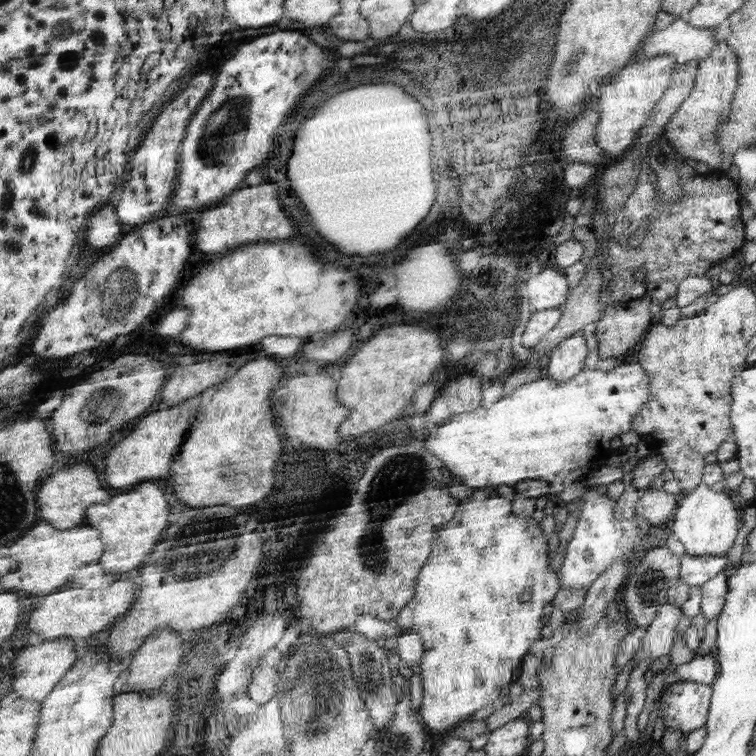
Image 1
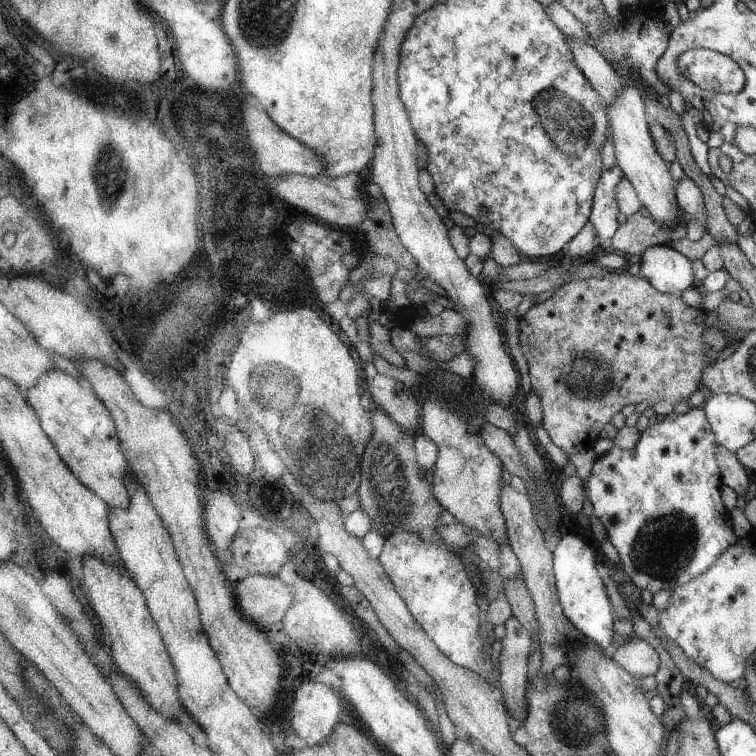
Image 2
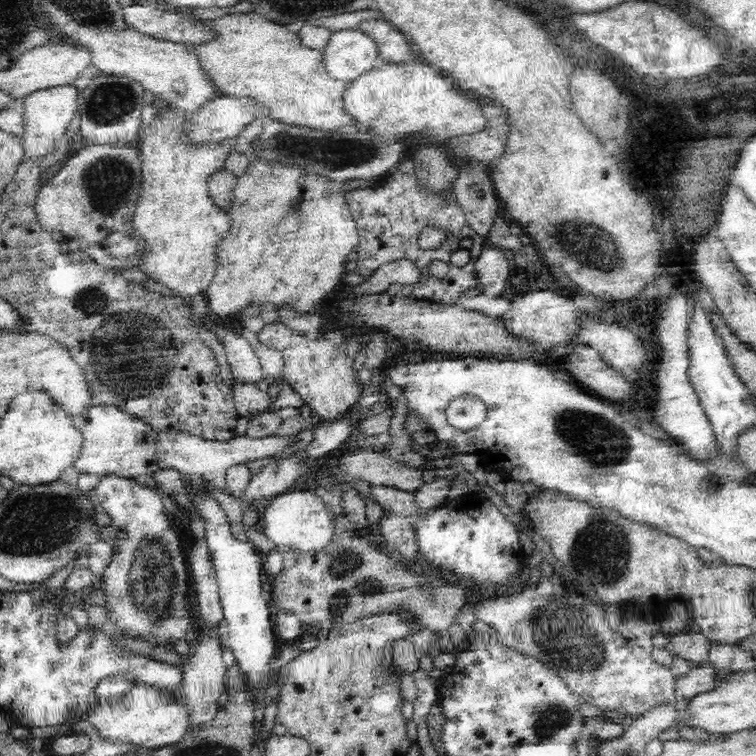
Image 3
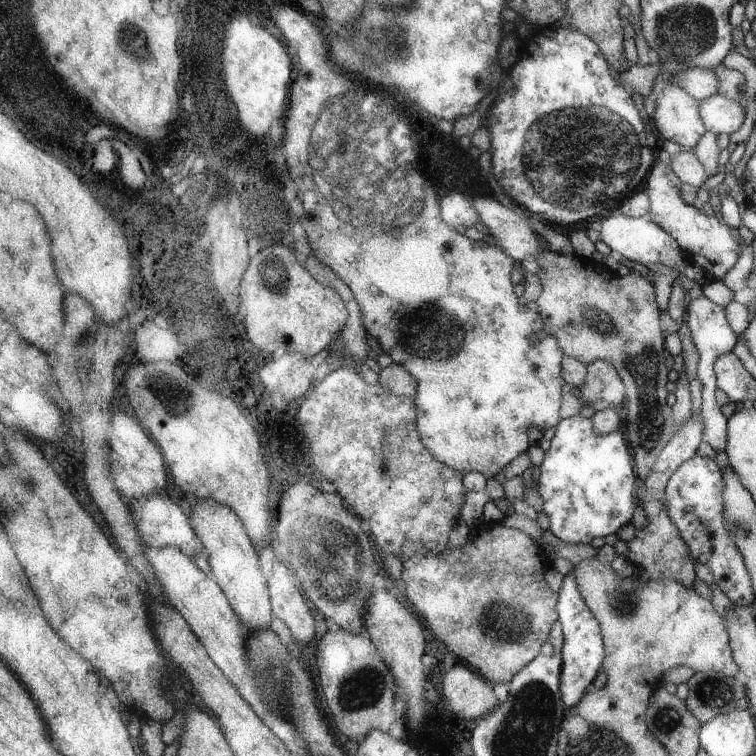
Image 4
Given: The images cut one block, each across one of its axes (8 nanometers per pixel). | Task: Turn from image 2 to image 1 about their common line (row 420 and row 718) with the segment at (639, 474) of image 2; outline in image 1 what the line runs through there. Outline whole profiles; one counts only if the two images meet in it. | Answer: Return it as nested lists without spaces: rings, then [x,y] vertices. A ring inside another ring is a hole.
[[[679,682],[669,688],[659,712],[665,728],[679,730],[685,736],[701,730],[709,722],[711,696],[711,686],[699,682]]]

